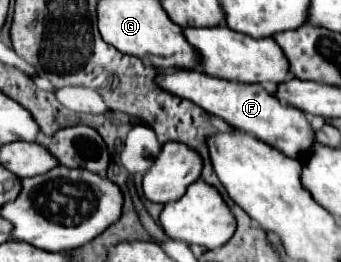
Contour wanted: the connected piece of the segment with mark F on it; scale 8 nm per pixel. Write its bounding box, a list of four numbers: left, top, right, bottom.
[155,69,313,157]

